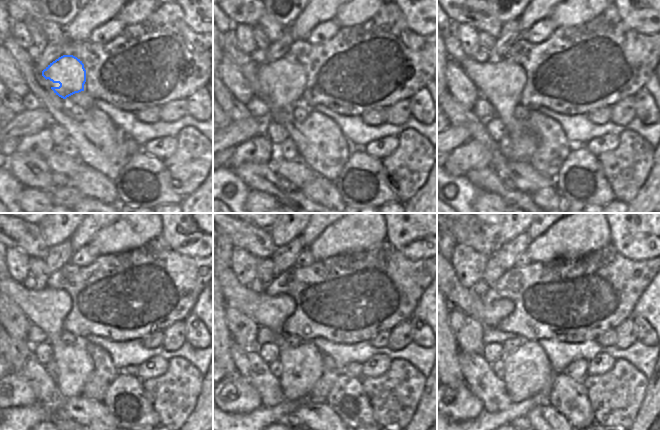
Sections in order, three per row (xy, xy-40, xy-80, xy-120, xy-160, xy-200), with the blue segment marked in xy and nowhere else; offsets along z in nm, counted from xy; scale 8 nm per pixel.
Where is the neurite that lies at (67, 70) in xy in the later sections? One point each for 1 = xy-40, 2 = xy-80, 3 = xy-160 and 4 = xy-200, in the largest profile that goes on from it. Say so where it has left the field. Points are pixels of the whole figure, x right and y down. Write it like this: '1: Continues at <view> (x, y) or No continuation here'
1: Continues at xy-40 (286, 70)
2: Continues at xy-80 (505, 101)
3: Continues at xy-160 (301, 366)
4: Continues at xy-200 (527, 371)

